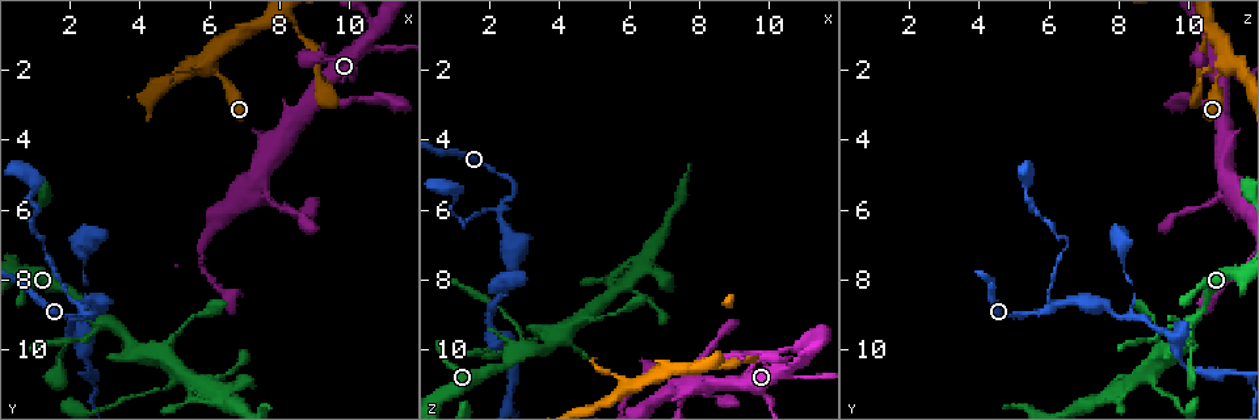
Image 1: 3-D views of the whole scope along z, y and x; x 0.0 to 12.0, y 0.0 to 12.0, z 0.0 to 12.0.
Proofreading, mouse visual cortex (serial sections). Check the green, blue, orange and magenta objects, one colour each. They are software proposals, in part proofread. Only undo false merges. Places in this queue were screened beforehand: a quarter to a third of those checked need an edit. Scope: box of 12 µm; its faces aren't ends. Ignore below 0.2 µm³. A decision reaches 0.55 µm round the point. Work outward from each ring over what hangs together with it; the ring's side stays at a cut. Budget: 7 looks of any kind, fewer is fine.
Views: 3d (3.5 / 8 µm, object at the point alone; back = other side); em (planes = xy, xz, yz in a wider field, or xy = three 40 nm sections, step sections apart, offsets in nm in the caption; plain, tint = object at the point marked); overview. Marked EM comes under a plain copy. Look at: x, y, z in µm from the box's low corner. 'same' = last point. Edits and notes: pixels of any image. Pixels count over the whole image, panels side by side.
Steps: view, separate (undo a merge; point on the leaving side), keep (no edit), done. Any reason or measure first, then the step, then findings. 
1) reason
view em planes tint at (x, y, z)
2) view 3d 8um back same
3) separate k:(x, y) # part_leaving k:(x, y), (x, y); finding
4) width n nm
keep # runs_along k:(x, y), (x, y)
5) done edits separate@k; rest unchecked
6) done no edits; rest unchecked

arms part here
view 3d 8um at (5.9, 1.9, 11.1)

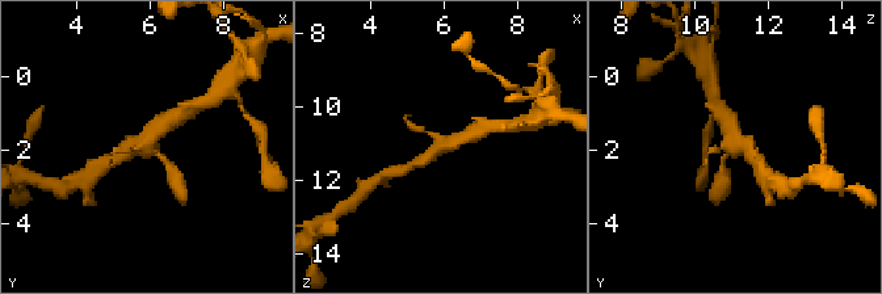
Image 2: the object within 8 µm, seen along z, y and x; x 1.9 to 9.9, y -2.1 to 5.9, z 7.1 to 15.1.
view 3d 3.5um at (5.9, 1.9, 11.1)

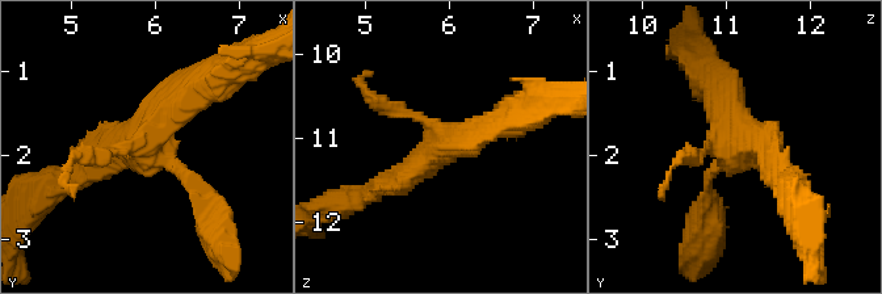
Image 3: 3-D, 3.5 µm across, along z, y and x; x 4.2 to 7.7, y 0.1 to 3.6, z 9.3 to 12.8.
need the tissue
view em xy step 5 tint at (6.00, 1.90, 11.05)

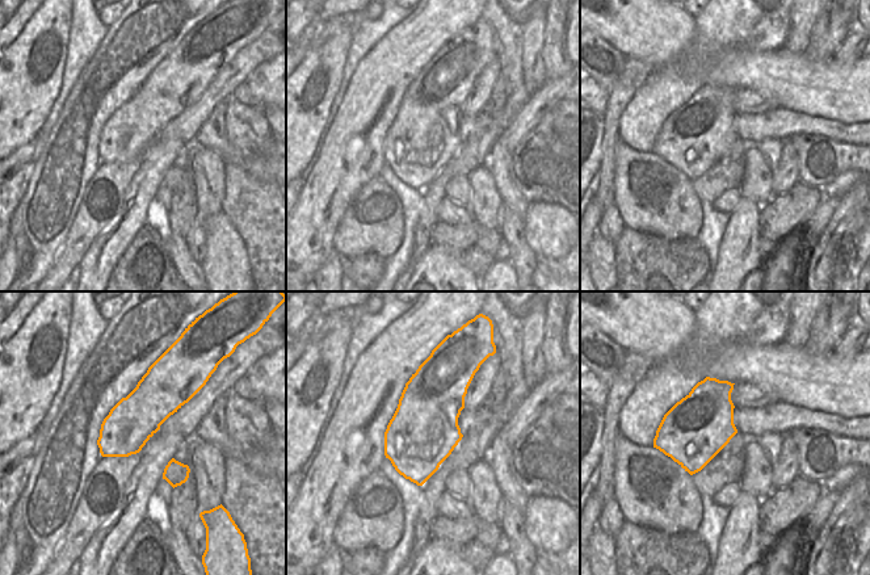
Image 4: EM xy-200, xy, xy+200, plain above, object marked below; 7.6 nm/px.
keep # all the same cell

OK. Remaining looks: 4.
a fork
view 3d 3.5um at (10.8, 1.0, 10.4)

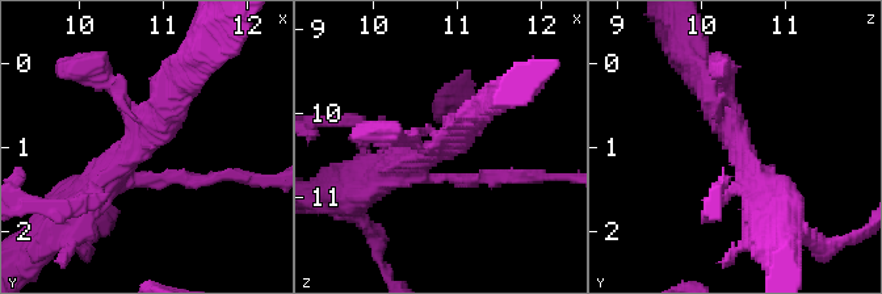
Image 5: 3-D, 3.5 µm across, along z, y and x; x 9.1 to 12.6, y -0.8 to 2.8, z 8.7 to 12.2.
arms 3; arm_widths 150, 300, 400 nm; need the tissue
view em xy step 3 tint at (10.80, 0.85, 10.45)

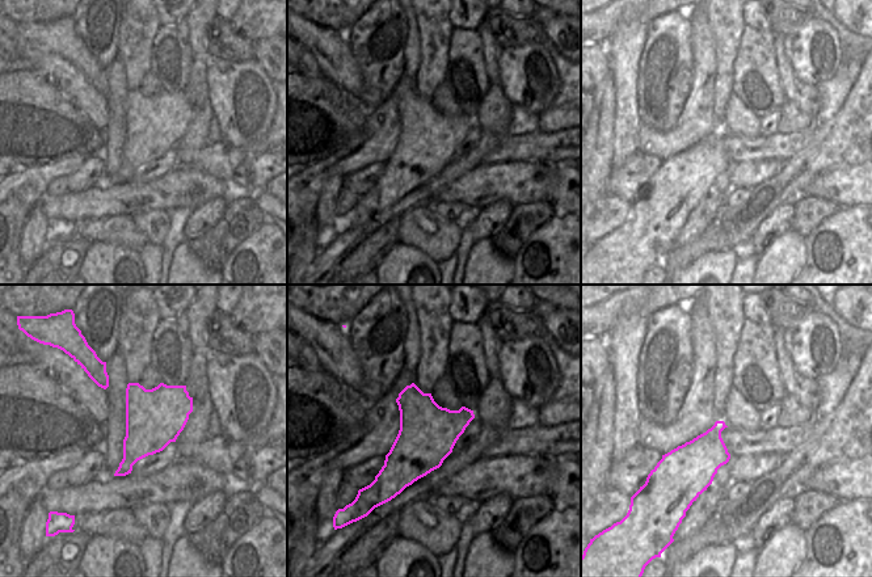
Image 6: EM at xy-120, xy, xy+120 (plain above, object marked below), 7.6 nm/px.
keep # runs_along 5:(84, 197), (193, 72); continuous, no second cell

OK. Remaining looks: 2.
sudden change in width
view 3d 3.5um at (2.3, 8.8, 6.0)

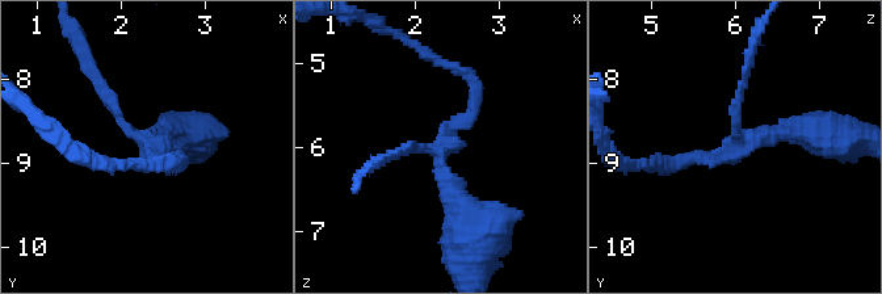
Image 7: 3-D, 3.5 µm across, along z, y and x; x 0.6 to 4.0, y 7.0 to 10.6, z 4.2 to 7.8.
now the EM
view em xy step 2 tint at (2.35, 8.75, 6.00)

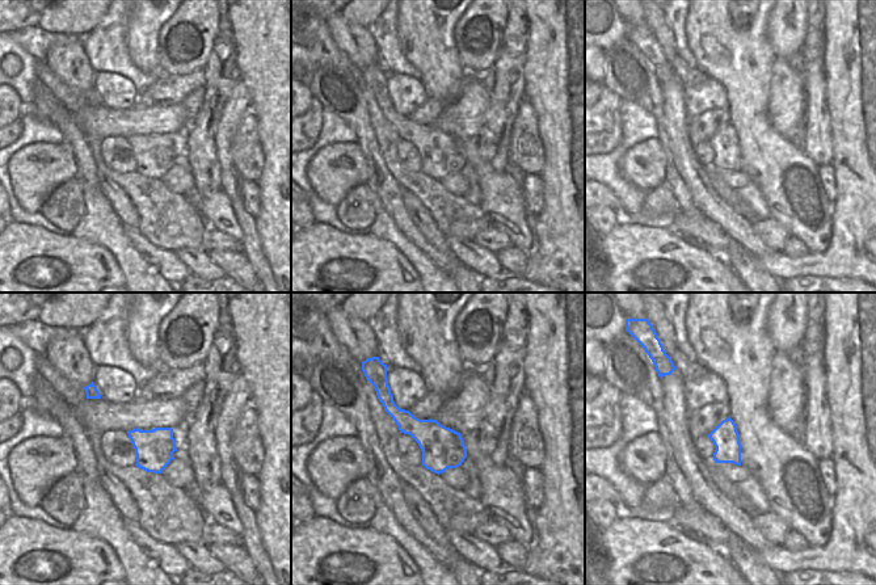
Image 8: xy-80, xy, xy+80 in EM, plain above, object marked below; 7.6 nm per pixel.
keep # all the same cell

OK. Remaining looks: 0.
done no edits; rest unchecked

